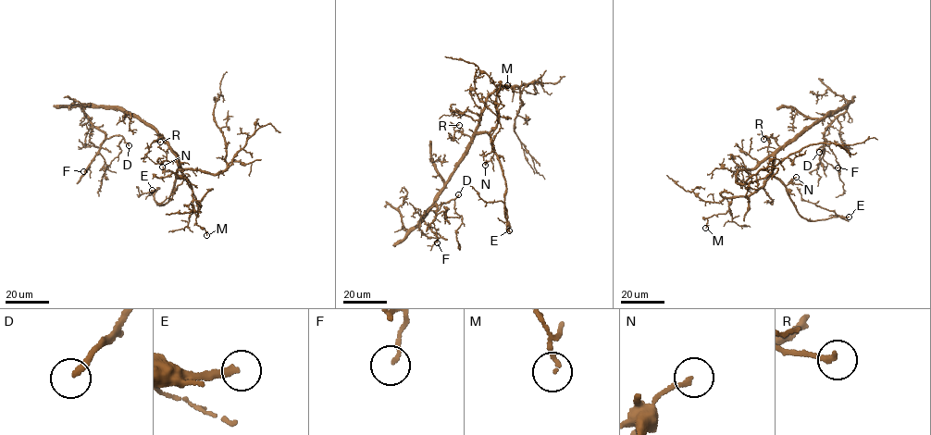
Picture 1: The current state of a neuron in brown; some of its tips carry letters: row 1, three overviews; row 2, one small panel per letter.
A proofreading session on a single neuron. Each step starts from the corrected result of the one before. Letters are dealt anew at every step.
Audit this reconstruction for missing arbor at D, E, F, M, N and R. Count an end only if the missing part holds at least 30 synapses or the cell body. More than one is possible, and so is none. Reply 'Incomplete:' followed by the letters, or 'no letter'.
Incomplete: D, E, M

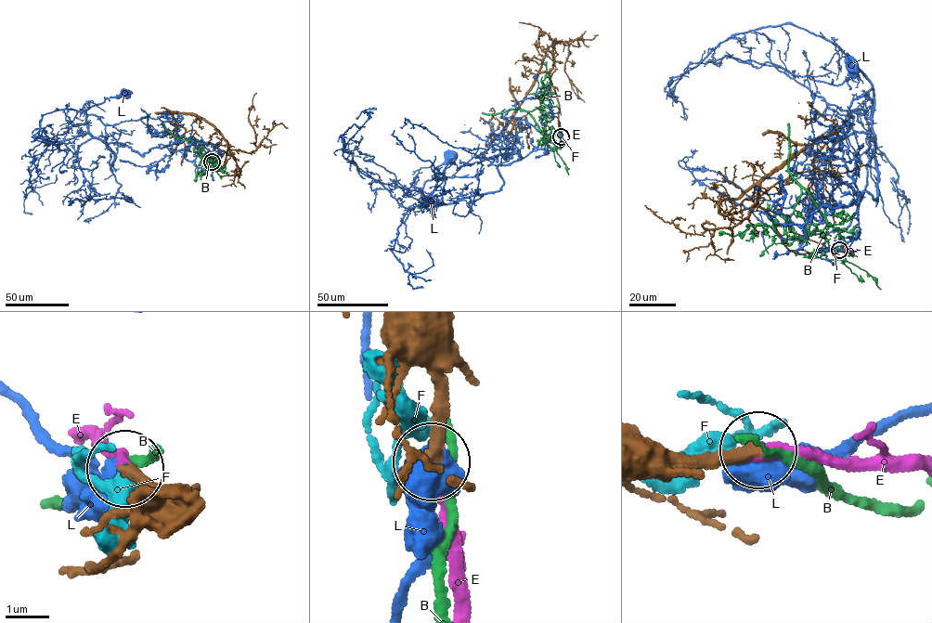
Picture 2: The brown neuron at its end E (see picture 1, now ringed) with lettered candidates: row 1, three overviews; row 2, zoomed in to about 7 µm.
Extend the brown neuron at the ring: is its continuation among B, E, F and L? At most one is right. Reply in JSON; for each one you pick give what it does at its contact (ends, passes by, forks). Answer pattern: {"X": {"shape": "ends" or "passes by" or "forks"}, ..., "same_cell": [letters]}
{"E": {"shape": "ends"}, "same_cell": ["E"]}

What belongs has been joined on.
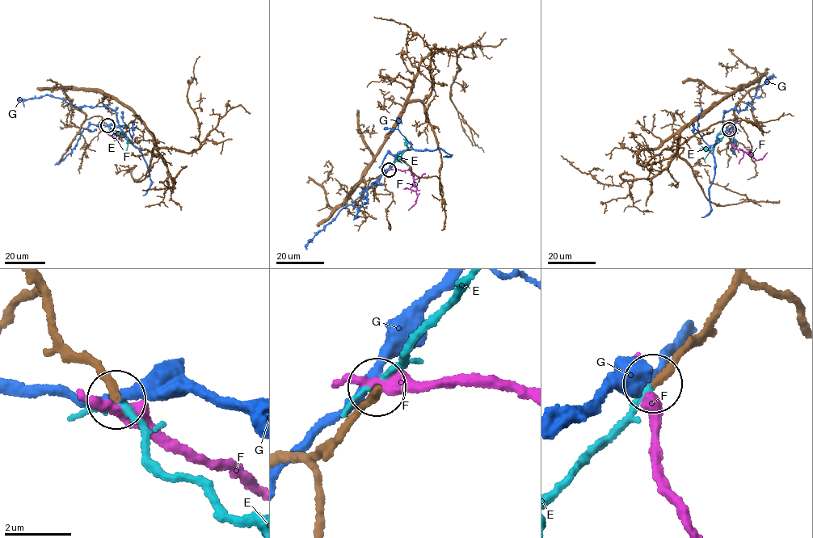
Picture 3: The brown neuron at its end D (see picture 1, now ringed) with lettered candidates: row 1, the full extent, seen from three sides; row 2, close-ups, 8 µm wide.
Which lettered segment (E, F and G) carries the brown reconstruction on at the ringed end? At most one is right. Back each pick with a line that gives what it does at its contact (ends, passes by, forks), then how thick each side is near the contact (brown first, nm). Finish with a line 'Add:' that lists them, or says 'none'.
E: it passes by; 240 nm thick on the brown side, 160 nm on the other
Add: E

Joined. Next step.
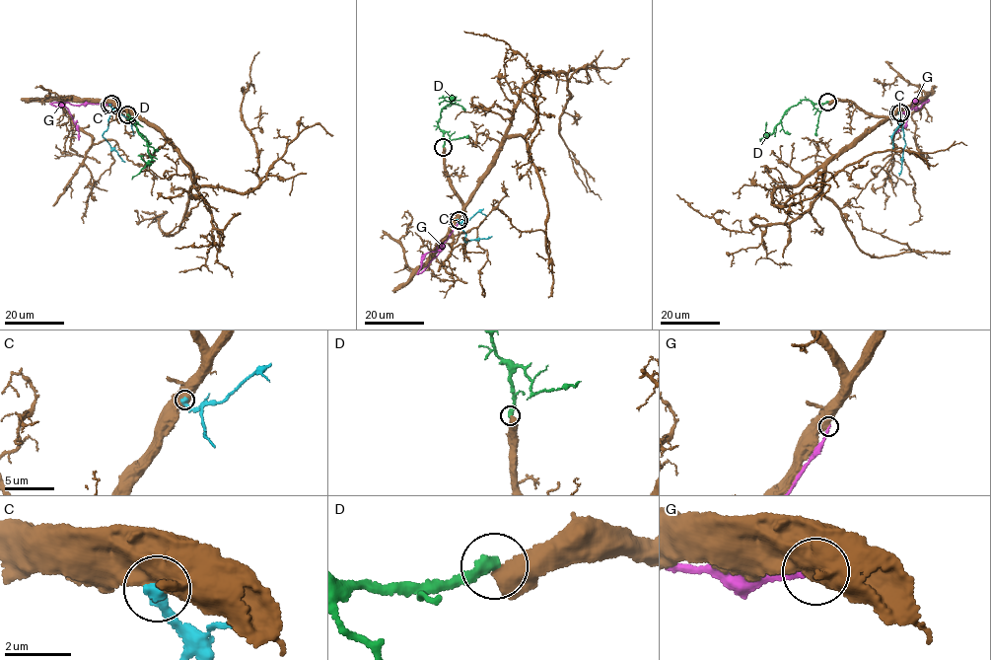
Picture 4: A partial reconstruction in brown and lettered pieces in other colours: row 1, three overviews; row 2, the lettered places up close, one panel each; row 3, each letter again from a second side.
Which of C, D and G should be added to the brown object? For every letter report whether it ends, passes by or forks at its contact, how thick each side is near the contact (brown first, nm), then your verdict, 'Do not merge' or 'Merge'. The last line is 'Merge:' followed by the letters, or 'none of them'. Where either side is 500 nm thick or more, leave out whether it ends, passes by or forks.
C: Thickness 850 nm (brown) against 400 nm. Do not merge
D: Thickness 600 nm (brown) against 320 nm. Do not merge
G: Thickness 750 nm (brown) against 200 nm. Do not merge
Merge: none of them

